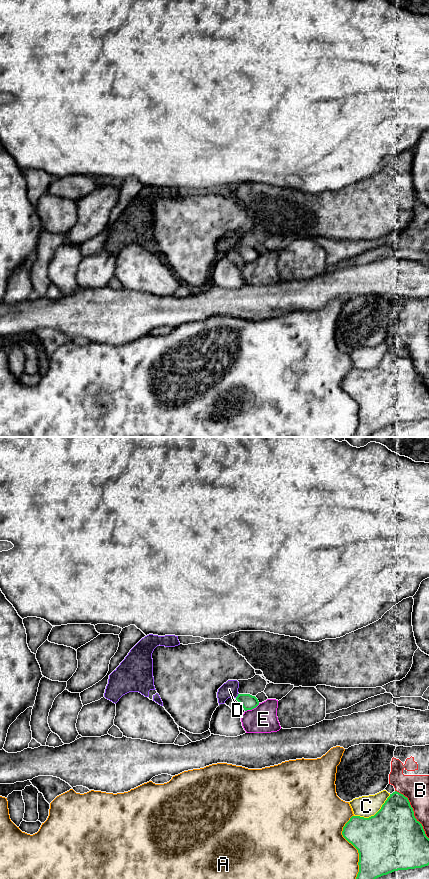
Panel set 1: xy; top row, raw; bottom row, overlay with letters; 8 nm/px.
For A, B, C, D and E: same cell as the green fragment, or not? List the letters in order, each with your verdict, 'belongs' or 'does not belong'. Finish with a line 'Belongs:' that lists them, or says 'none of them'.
A: does not belong
B: does not belong
C: does not belong
D: does not belong
E: does not belong
Belongs: none of them

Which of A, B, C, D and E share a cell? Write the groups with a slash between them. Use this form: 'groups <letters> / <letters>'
groups A / B / C / D / E

